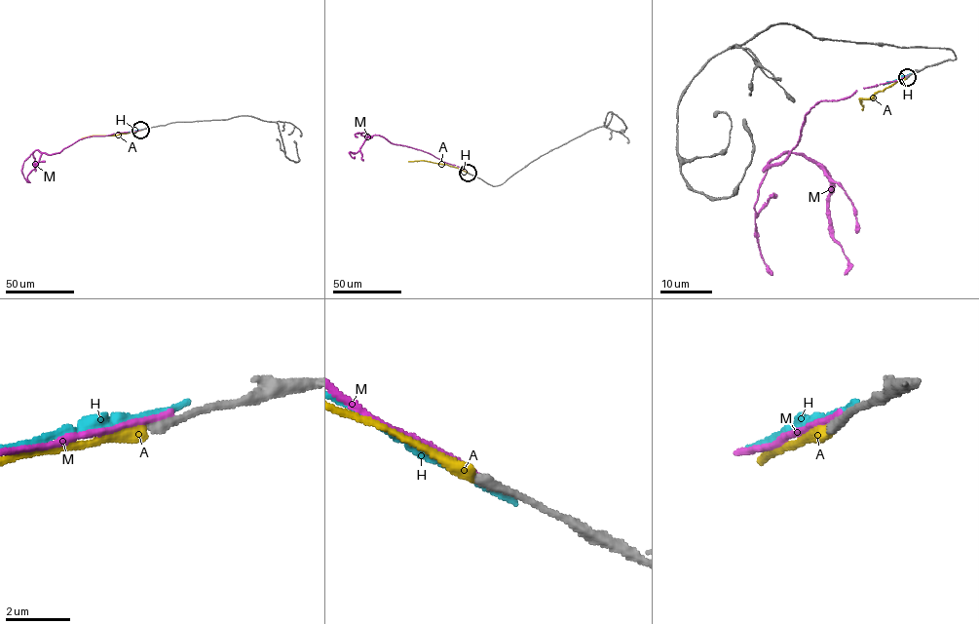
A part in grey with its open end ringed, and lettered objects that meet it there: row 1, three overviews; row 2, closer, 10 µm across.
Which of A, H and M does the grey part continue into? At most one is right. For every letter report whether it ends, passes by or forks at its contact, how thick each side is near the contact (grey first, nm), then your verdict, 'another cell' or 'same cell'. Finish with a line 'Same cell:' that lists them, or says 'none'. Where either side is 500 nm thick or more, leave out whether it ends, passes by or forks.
A: it ends | 320/400 nm | same cell
H: it ends | 360/280 nm | another cell
M: it ends | 360/200 nm | another cell
Same cell: A

